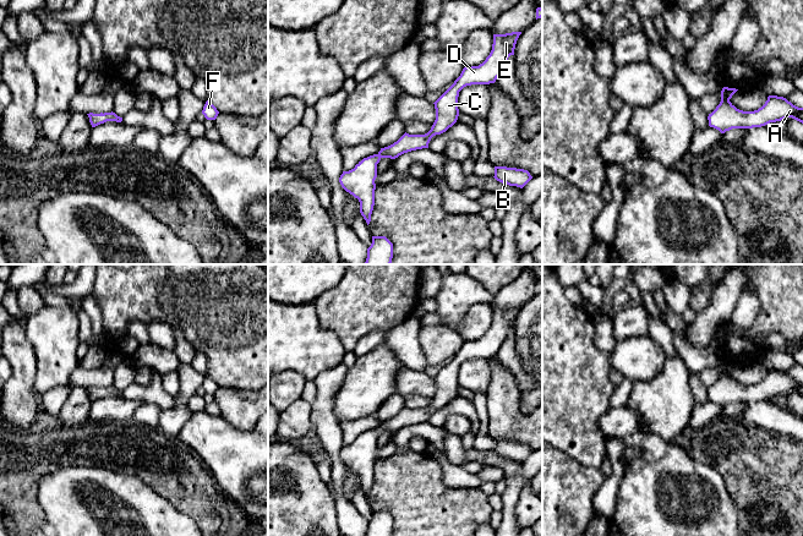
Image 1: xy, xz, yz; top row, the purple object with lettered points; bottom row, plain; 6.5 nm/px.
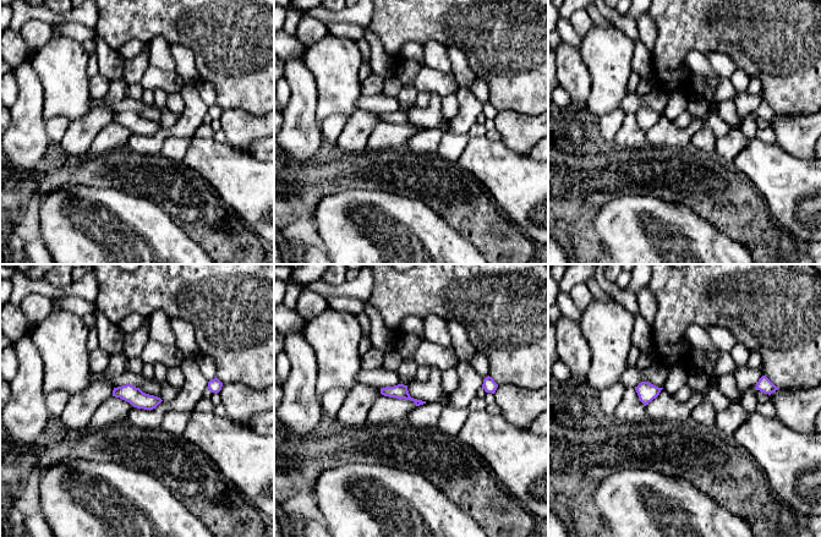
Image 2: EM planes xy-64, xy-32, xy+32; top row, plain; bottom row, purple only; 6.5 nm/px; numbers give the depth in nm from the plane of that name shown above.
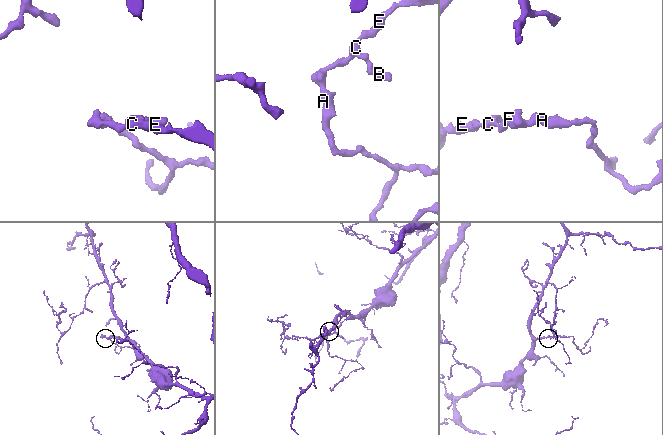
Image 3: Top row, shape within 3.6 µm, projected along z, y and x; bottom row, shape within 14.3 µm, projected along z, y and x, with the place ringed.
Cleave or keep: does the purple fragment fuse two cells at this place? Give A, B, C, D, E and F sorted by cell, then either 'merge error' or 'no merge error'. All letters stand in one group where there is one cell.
A / B C D E F | merge error

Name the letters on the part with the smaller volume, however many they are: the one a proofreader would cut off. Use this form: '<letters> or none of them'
A

